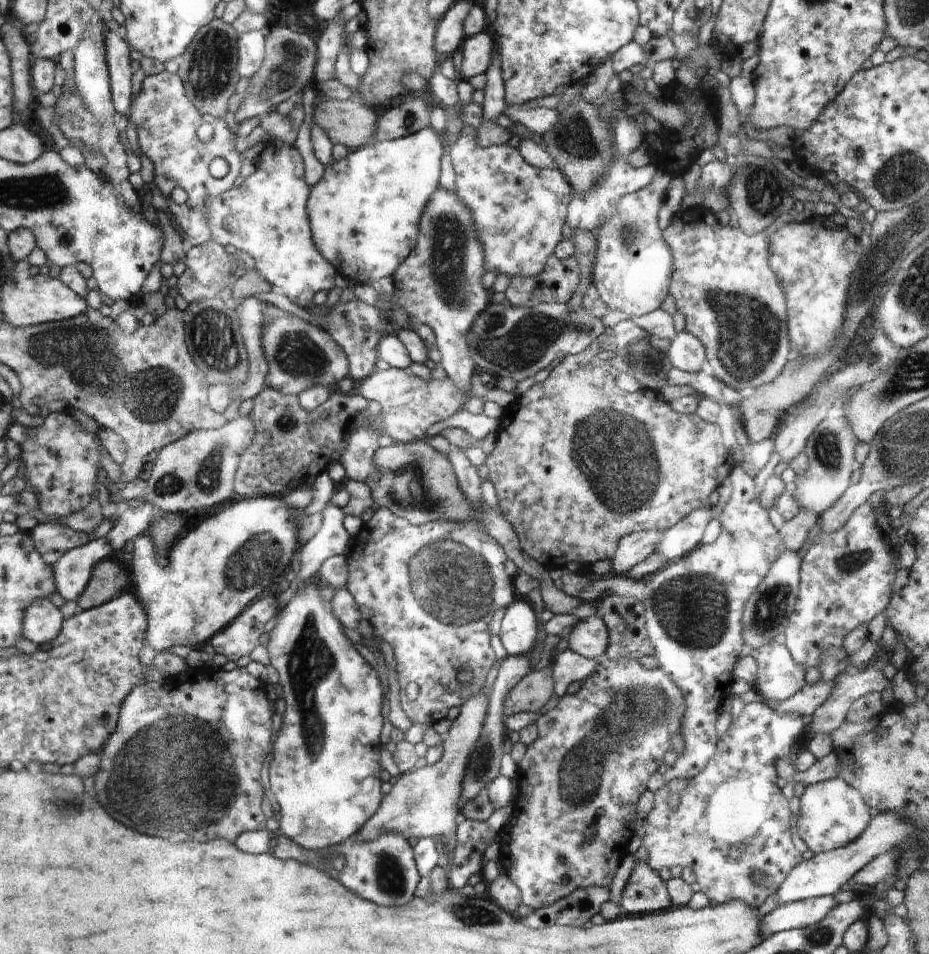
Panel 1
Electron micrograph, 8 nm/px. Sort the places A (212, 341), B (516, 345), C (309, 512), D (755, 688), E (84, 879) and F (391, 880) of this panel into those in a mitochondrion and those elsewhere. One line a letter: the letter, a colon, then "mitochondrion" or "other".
A: mitochondrion
B: mitochondrion
C: other
D: other
E: other
F: mitochondrion

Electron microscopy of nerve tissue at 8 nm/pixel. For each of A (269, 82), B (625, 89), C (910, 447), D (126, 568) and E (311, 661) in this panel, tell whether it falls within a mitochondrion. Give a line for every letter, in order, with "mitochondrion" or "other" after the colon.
A: mitochondrion
B: other
C: mitochondrion
D: other
E: mitochondrion

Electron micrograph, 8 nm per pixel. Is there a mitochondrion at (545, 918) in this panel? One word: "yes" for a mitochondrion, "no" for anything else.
no

